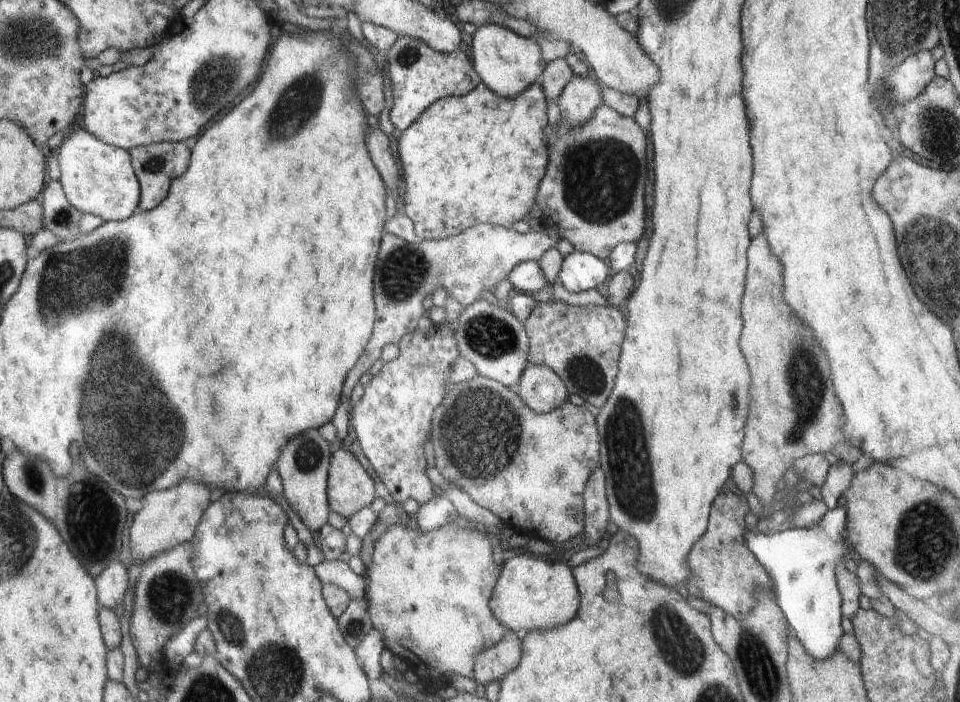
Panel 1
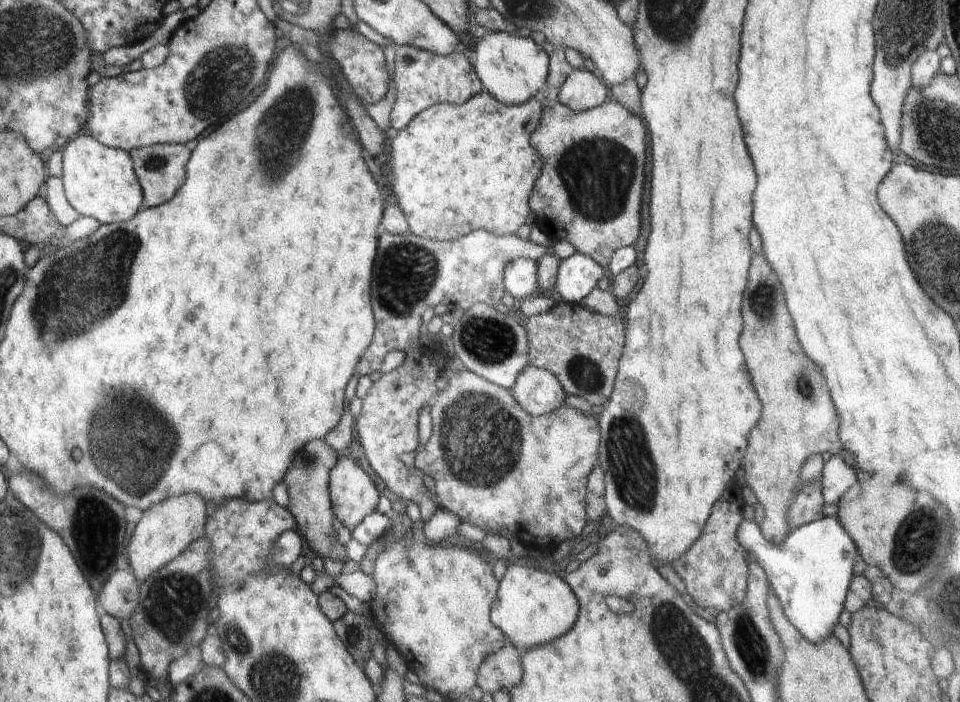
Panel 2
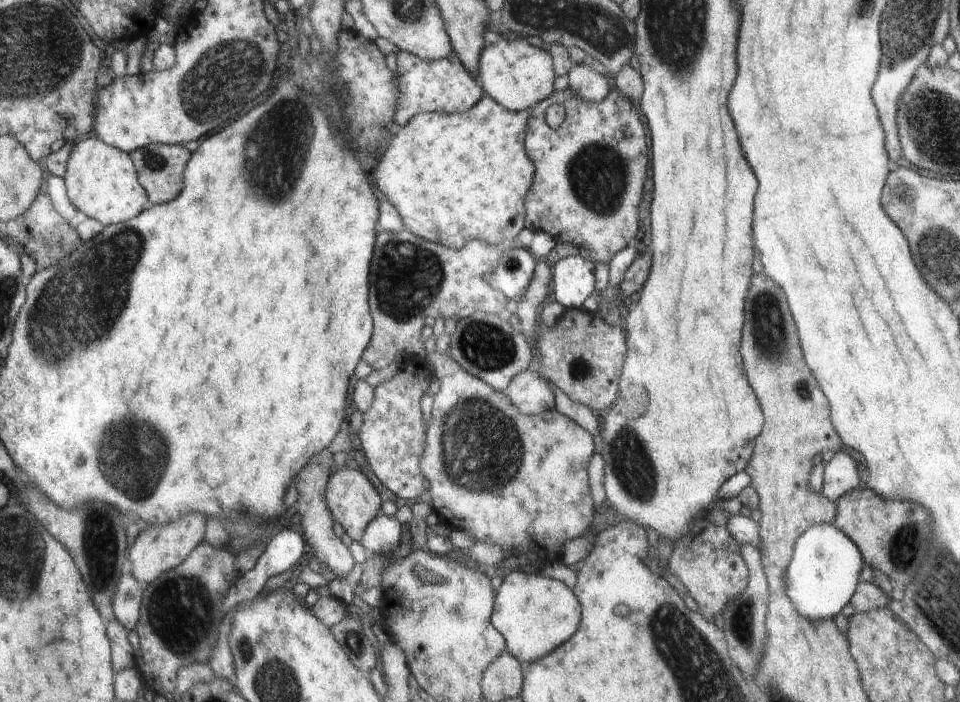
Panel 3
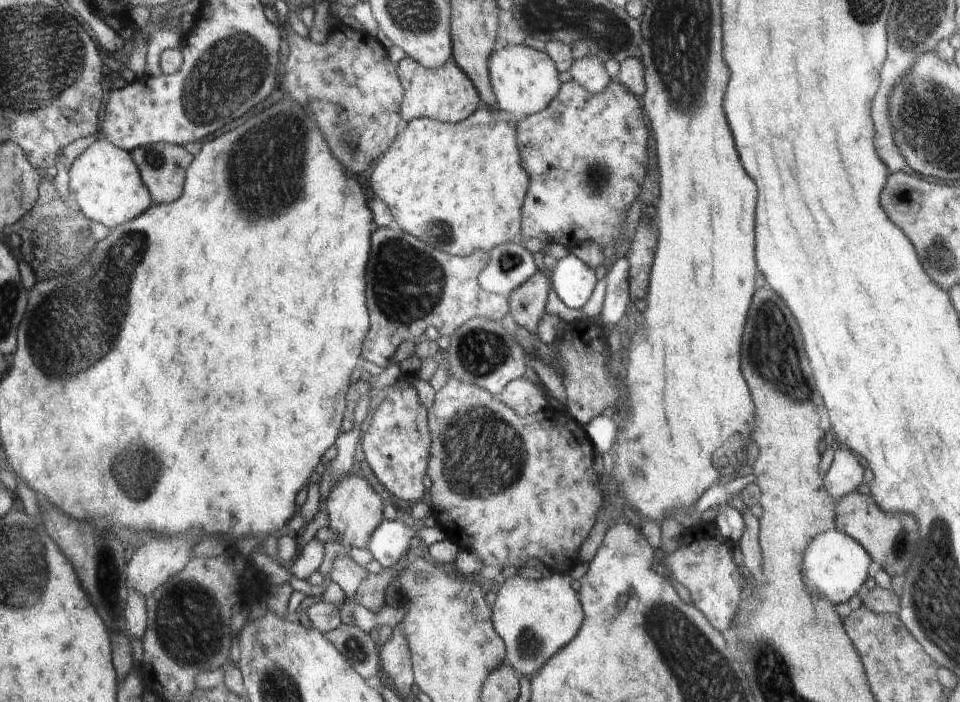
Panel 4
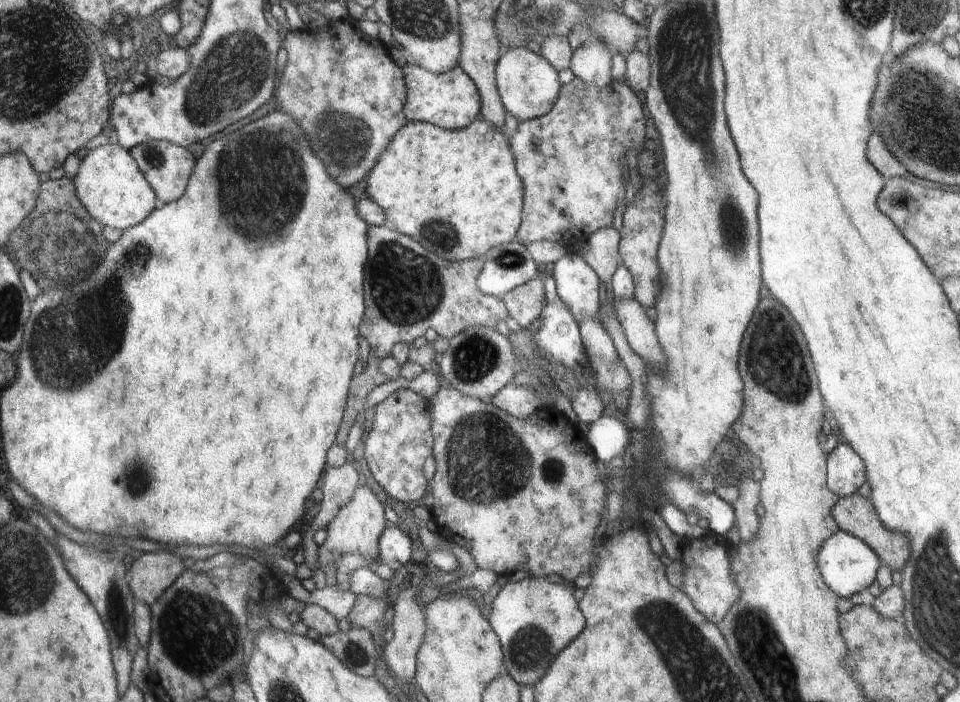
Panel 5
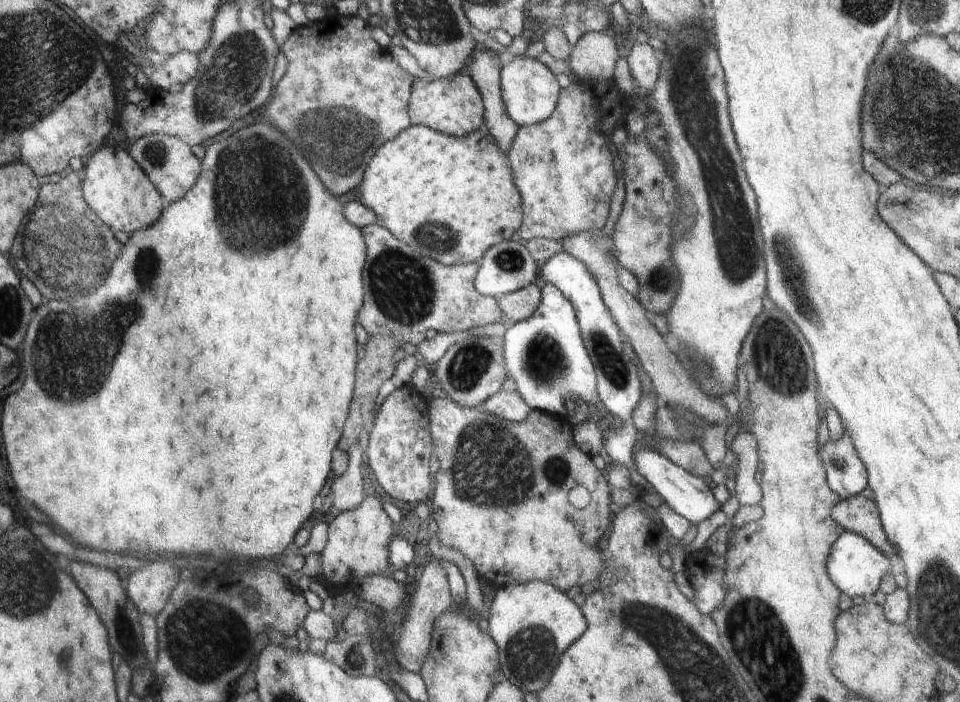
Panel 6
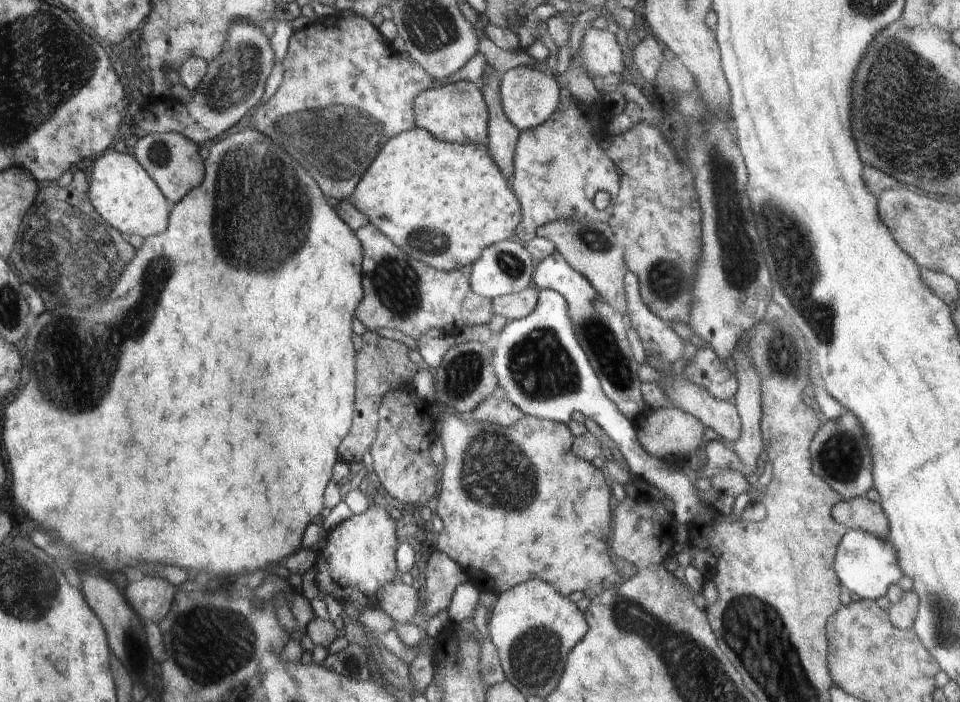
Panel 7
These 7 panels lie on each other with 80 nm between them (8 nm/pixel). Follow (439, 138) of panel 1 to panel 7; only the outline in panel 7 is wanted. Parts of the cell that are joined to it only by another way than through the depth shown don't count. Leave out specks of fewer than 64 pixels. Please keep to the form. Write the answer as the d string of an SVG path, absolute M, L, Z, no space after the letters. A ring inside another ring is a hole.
M420 127L401 132L386 142L356 185L351 203L366 214L382 234L390 236L400 250L436 270L446 272L474 264L487 246L515 237L521 219L517 196L492 160L486 145L444 143Z

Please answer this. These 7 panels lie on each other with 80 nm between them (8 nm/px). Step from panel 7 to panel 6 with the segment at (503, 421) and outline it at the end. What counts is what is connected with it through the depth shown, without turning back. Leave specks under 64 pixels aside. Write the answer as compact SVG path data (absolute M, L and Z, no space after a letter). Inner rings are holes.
M500 391L489 396L479 406L484 412L499 416L513 423L521 423L531 412L529 406L518 396L516 391Z

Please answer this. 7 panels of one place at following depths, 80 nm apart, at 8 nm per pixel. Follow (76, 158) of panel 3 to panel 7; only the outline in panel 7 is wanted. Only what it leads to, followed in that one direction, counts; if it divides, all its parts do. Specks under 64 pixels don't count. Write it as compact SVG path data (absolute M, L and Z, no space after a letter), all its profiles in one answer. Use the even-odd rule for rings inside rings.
M107 150L100 158L91 160L88 177L89 198L93 206L98 214L110 223L110 226L121 231L124 236L136 234L145 239L162 234L166 228L169 228L169 218L172 213L166 204L167 198L134 155Z

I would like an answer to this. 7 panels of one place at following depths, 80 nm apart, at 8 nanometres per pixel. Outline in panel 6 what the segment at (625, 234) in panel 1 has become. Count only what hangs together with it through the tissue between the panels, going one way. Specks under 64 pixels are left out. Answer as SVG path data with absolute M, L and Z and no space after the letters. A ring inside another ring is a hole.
M610 78L607 81L595 82L588 85L588 87L585 82L571 82L567 88L561 88L556 110L554 110L550 115L550 118L547 118L544 122L535 125L524 125L519 127L507 154L512 178L522 199L521 209L523 210L523 221L522 226L516 233L516 238L523 242L527 242L532 240L532 238L544 237L561 242L561 240L568 235L590 229L603 228L609 214L610 198L612 198L612 192L614 192L616 182L618 182L618 180L616 180L616 174L614 174L614 168L610 168L610 166L614 166L614 160L610 160L610 158L614 158L615 156L615 151L610 143L610 136L615 128L625 126L626 116L633 107L634 105L632 100L618 89L613 78Z

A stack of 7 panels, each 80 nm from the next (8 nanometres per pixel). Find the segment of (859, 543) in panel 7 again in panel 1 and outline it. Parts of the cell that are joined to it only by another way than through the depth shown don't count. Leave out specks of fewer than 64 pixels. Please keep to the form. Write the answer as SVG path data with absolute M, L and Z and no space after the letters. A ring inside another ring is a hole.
M842 501L836 509L830 509L828 513L814 526L810 528L786 528L782 532L762 534L756 530L747 530L746 546L756 556L756 560L768 570L770 580L774 582L774 594L782 614L788 622L788 626L798 640L806 654L812 660L826 660L834 658L834 652L839 649L841 637L844 635L842 629L842 598L838 590L836 570L842 565L848 556L848 543L845 541L846 503Z

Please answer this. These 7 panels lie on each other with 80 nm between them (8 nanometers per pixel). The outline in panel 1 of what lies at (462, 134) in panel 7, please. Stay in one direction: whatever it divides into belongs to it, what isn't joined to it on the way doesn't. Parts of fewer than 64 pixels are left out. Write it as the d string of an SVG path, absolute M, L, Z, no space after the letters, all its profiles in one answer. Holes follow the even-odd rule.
M400 35L386 52L386 57L393 92L390 121L396 127L397 134L409 129L418 120L418 116L440 98L465 96L481 82L471 60L462 49L450 53L438 52L418 38Z

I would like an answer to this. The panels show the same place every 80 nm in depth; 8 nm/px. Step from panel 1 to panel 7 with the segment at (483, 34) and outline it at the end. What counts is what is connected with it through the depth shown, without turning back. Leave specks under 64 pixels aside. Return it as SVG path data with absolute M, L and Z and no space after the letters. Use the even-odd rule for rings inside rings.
M514 67L500 74L500 79L499 93L504 114L520 132L540 126L558 109L559 84L553 72Z

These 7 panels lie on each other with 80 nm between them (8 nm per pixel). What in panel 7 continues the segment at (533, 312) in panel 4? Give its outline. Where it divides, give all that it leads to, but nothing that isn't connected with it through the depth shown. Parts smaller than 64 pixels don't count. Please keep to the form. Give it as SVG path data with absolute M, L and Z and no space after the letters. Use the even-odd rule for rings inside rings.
M532 284L520 292L491 299L493 314L500 314L507 322L527 317L535 309L538 298L538 290Z

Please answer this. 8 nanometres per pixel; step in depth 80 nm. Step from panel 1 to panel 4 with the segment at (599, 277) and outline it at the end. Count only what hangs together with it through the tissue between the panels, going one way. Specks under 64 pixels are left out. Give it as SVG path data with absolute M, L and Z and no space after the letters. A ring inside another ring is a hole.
M569 253L558 260L550 280L551 288L566 307L589 310L588 300L597 282L594 269Z

